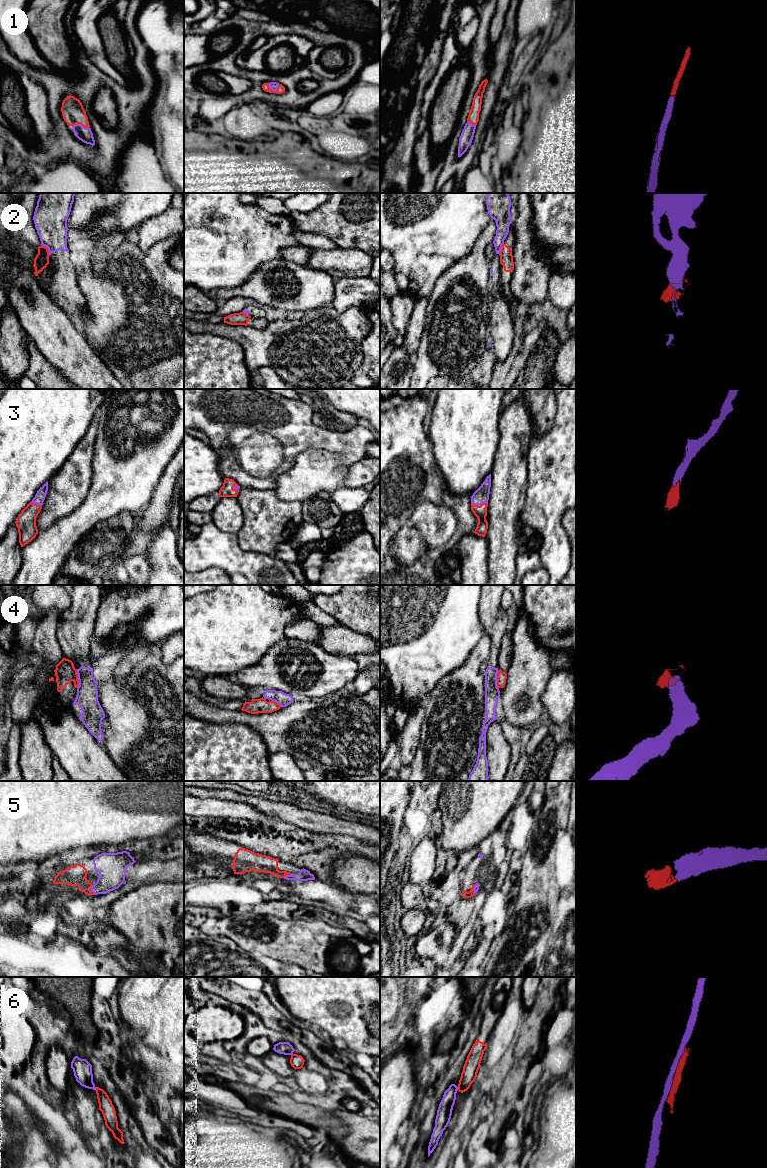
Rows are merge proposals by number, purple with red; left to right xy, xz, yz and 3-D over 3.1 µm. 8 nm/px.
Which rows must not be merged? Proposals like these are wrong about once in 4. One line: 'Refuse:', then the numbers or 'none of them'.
Refuse: 2, 4, 6

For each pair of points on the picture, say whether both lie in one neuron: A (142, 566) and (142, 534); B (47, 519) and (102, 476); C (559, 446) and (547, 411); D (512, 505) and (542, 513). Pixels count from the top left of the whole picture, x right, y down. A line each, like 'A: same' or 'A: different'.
A: different
B: different
C: different
D: different

